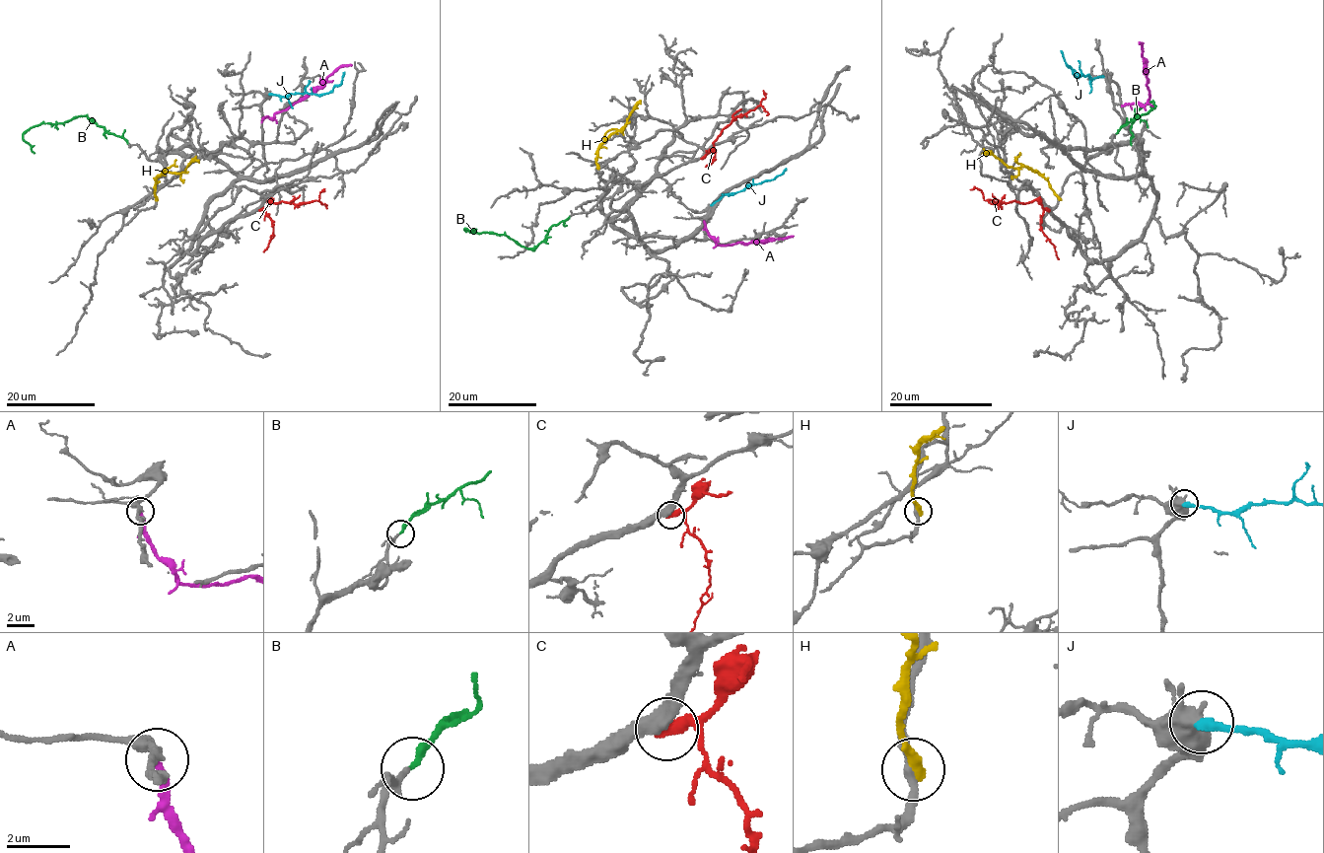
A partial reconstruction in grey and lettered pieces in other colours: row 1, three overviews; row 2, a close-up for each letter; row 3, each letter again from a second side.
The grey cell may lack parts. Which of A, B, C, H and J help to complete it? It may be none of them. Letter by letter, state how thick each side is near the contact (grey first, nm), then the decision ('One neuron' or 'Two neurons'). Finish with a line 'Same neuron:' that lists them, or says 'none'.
A: Thickness 240 nm (grey) against 280 nm. Two neurons
B: Thickness 130 nm (grey) against 240 nm. One neuron
C: Thickness 360 nm (grey) against 400 nm. Two neurons
H: Thickness 240 nm (grey) against 400 nm. Two neurons
J: Thickness 340 nm (grey) against 280 nm. One neuron
Same neuron: B, J

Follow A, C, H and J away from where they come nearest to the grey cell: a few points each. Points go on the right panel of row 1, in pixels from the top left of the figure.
A: (1122, 106), (1144, 105), (1149, 98), (1147, 62), (1139, 43)
C: (1049, 210), (1035, 200), (1001, 204), (985, 200), (979, 188), (970, 189)
H: (1059, 197), (1046, 179), (1025, 167), (1009, 167), (991, 154), (981, 154)
J: (1103, 76), (1091, 79), (1076, 76), (1060, 50)

